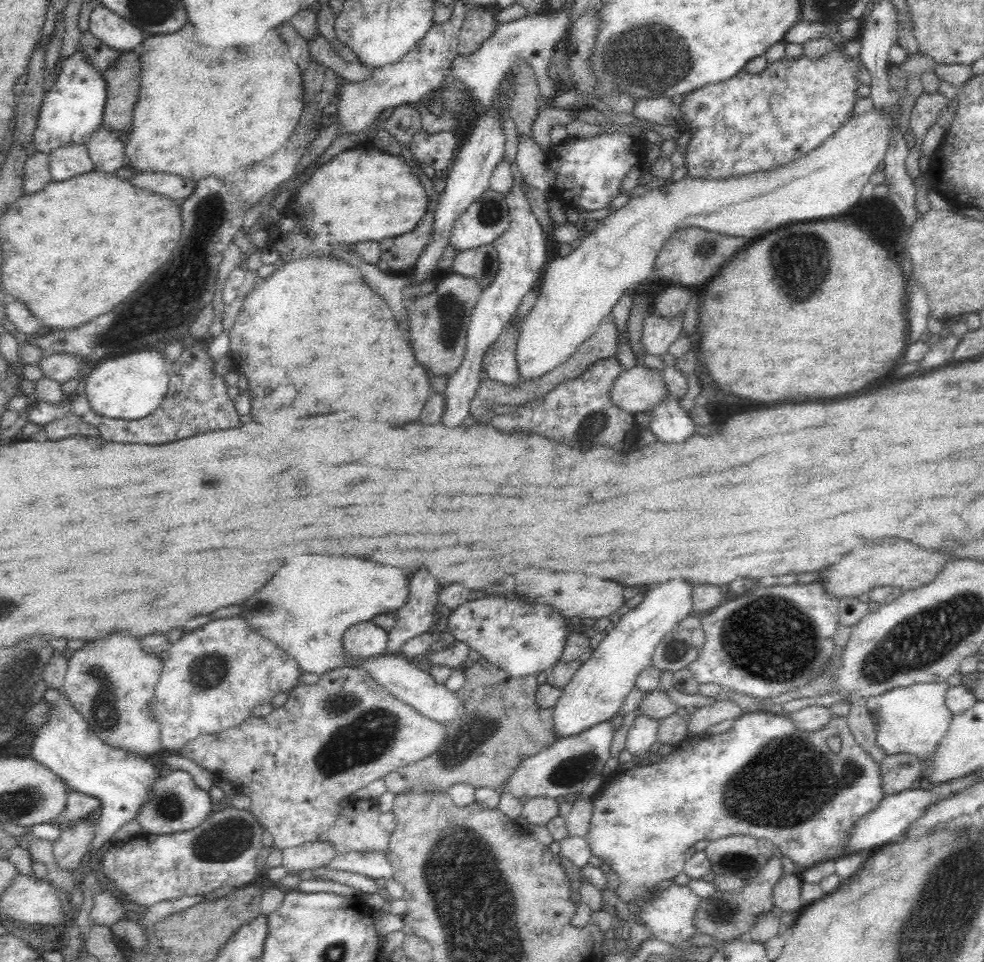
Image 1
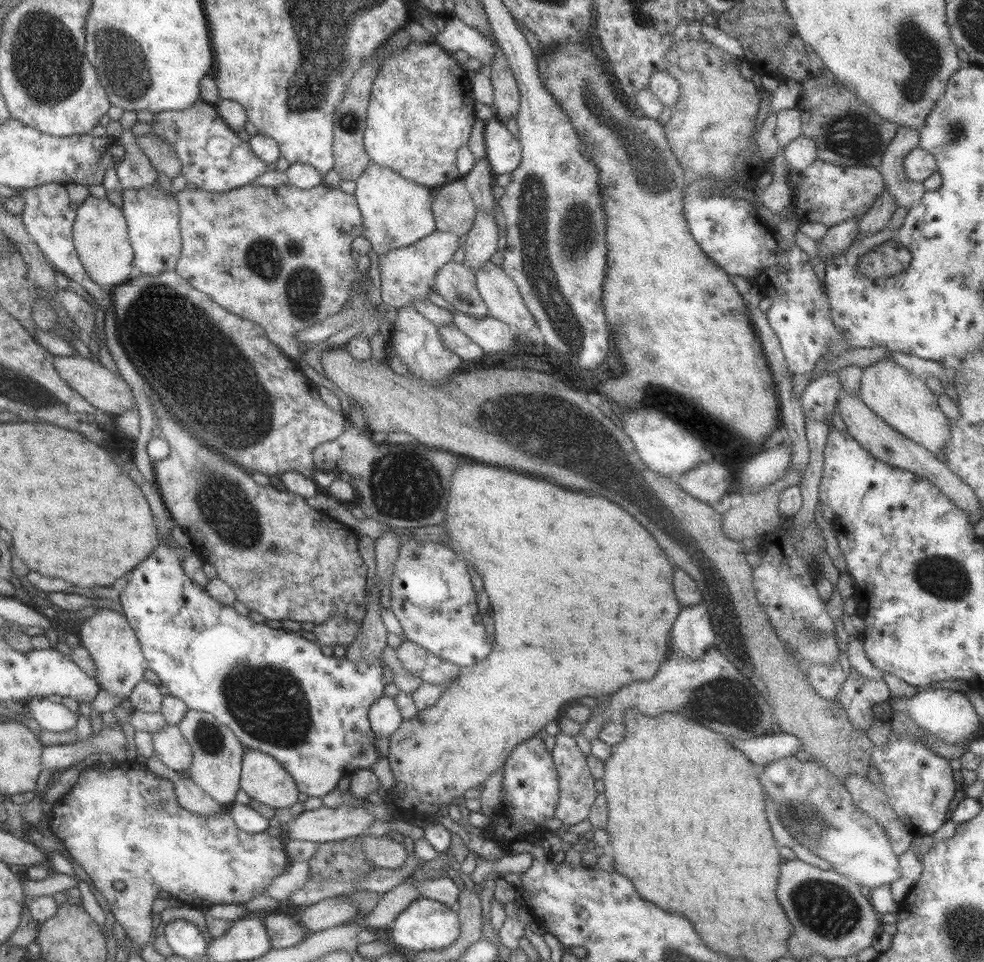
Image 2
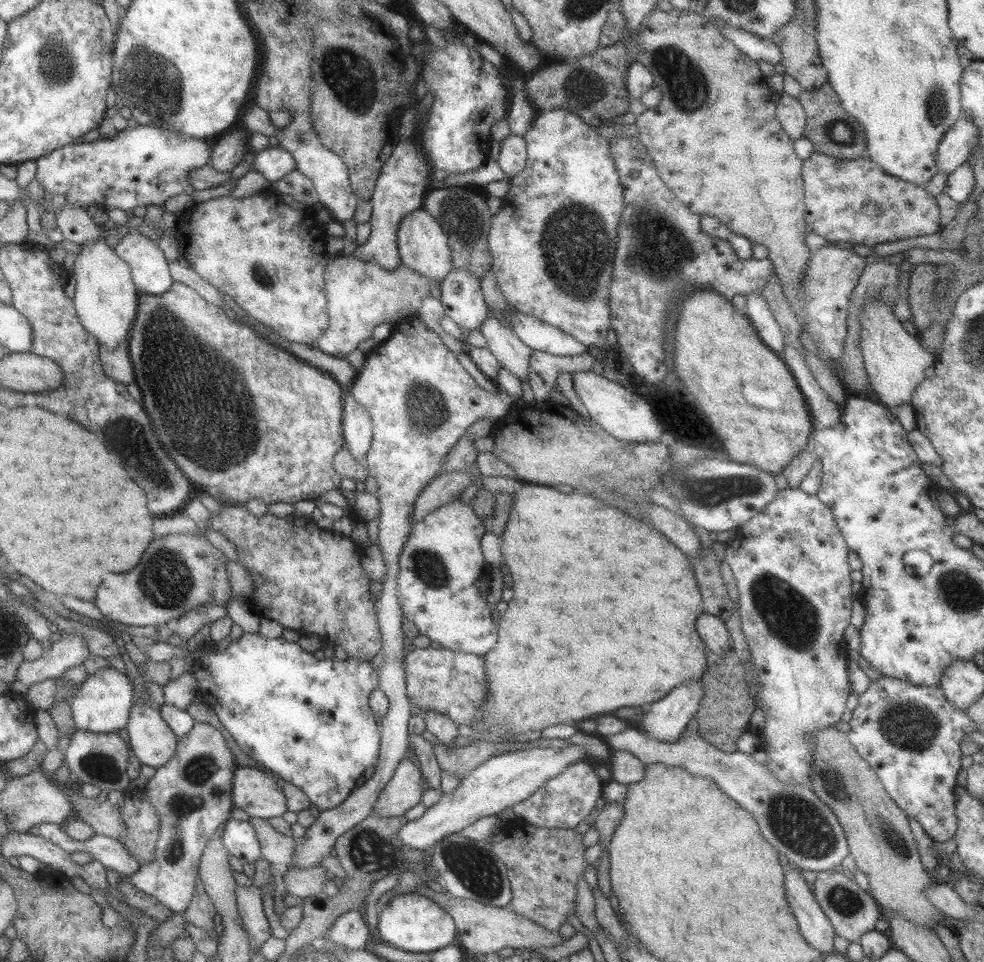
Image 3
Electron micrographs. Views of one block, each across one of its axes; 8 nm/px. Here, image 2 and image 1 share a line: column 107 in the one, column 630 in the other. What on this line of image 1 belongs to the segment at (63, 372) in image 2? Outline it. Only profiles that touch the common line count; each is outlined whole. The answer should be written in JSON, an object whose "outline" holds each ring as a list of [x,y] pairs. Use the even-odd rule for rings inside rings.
{"outline":[[[644,364],[622,371],[610,390],[613,402],[632,415],[653,412],[669,396],[662,373]]]}

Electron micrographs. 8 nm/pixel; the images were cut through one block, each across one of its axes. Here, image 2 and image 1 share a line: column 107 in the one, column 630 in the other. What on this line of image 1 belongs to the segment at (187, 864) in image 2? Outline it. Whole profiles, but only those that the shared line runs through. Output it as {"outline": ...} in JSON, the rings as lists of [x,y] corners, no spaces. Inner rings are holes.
{"outline":[[[754,712],[741,714],[734,720],[732,728],[724,733],[687,736],[676,746],[671,754],[662,758],[662,761],[658,762],[658,764],[645,763],[626,769],[625,771],[614,772],[608,778],[604,778],[600,788],[593,795],[594,800],[592,816],[590,816],[590,826],[588,826],[587,834],[583,837],[593,856],[602,860],[604,864],[608,864],[614,874],[618,874],[621,881],[619,888],[615,890],[618,900],[621,900],[627,905],[636,902],[640,904],[640,902],[651,898],[660,883],[672,881],[673,878],[676,878],[676,875],[683,872],[686,850],[692,848],[700,840],[708,840],[709,842],[718,840],[718,838],[724,838],[724,836],[734,836],[736,834],[750,835],[756,837],[758,840],[766,839],[779,848],[782,856],[790,858],[801,870],[812,868],[812,866],[822,864],[822,862],[828,862],[828,860],[834,861],[836,858],[842,857],[845,854],[844,848],[846,848],[846,842],[848,842],[852,830],[866,816],[874,813],[874,810],[878,809],[880,802],[886,796],[883,790],[883,775],[880,768],[870,758],[868,752],[864,751],[858,745],[858,741],[852,734],[845,717],[834,715],[830,719],[830,722],[826,724],[826,728],[816,730],[816,732],[806,732],[798,730],[788,715],[774,716],[774,714]],[[830,736],[839,736],[841,739],[842,749],[838,754],[830,751],[830,748],[826,744],[826,740]]]}

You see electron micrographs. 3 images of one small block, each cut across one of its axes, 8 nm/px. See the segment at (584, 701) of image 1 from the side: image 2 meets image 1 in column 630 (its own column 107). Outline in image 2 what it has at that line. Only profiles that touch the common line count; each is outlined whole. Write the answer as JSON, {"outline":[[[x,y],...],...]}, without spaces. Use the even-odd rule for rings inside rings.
{"outline":[[[97,609],[94,614],[80,622],[80,645],[88,650],[96,668],[95,680],[100,689],[127,698],[131,689],[143,678],[147,668],[145,657],[140,649],[140,642],[127,619],[111,609]]]}

